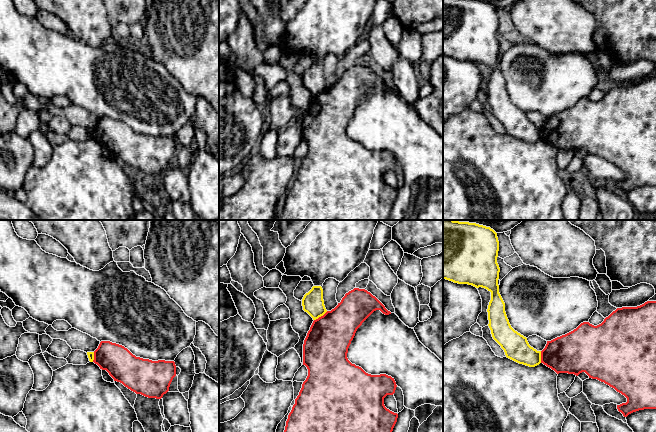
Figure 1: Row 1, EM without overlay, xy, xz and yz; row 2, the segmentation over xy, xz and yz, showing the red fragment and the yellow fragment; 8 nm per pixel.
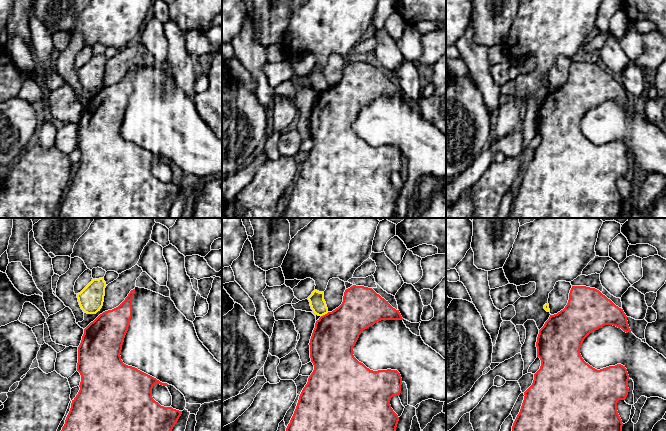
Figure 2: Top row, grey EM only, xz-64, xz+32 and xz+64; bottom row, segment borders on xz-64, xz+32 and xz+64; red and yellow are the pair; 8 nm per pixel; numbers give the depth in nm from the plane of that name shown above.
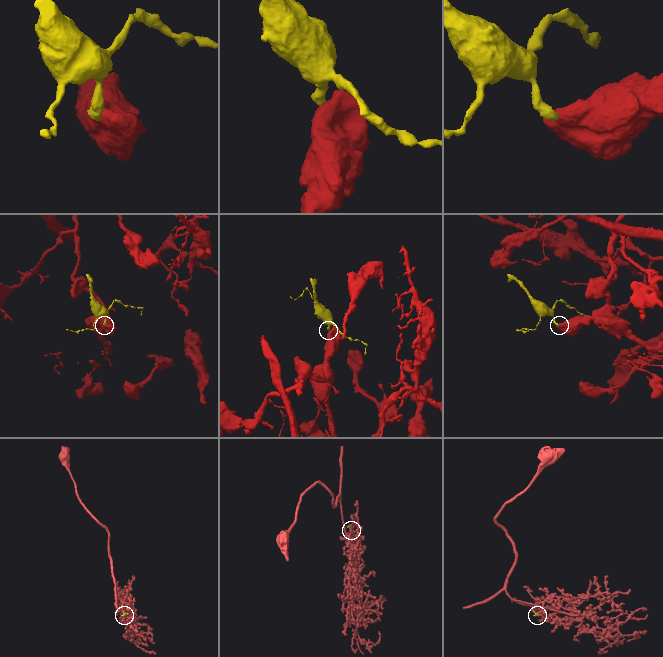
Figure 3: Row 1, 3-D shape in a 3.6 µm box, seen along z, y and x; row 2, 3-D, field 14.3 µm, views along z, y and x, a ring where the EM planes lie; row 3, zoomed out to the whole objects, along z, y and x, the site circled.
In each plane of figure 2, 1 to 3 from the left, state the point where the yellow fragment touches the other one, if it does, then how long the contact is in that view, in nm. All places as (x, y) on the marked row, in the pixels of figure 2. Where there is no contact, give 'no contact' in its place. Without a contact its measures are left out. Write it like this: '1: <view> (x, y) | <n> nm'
1: no contact
2: xz+32 (325, 314) | 70 nm
3: no contact

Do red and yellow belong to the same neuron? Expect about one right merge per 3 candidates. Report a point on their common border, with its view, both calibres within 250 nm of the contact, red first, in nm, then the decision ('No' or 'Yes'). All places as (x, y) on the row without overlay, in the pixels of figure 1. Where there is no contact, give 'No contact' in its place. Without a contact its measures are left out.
Touches red at xz (321, 92). Thickness 360 nm (red) against 170 nm. No

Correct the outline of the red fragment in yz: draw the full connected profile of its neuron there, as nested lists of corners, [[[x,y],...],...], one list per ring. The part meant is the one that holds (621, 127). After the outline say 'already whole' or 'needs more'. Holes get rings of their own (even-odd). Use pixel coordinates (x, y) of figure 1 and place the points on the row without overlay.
[[[647,77],[637,83],[617,84],[597,102],[583,98],[573,107],[547,117],[541,127],[541,139],[557,150],[578,152],[585,148],[589,154],[614,164],[627,174],[626,179],[617,181],[624,193],[639,186],[656,185],[656,77]]] | already whole

